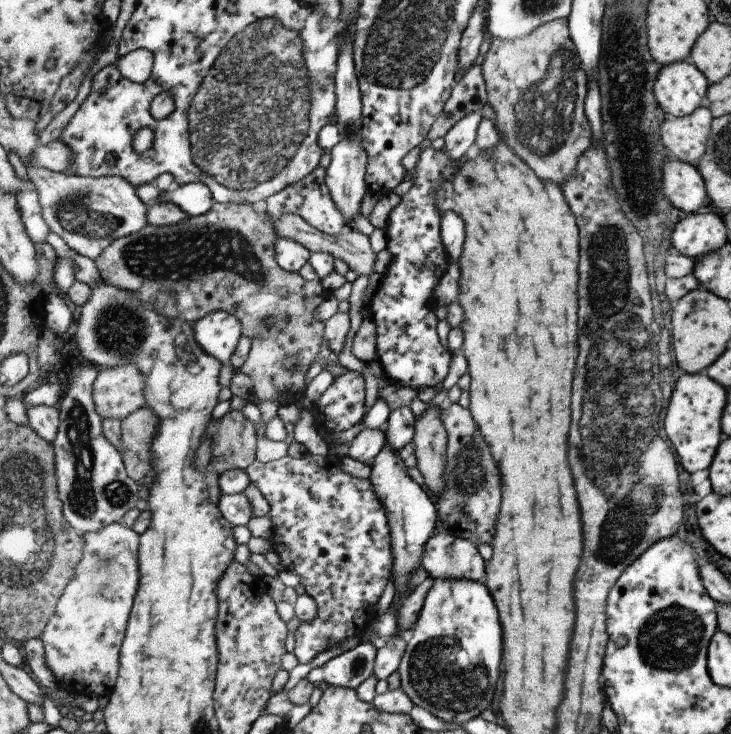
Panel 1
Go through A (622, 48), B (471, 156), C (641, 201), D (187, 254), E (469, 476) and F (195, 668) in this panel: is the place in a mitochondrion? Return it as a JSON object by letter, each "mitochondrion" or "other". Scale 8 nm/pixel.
{"A":"mitochondrion","B":"other","C":"mitochondrion","D":"mitochondrion","E":"mitochondrion","F":"other"}

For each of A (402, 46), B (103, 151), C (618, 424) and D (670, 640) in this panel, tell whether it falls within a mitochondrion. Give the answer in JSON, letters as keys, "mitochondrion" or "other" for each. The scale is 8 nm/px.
{"A":"mitochondrion","B":"other","C":"mitochondrion","D":"mitochondrion"}

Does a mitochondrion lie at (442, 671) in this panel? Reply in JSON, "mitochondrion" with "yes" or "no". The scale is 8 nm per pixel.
{"mitochondrion":"yes"}

